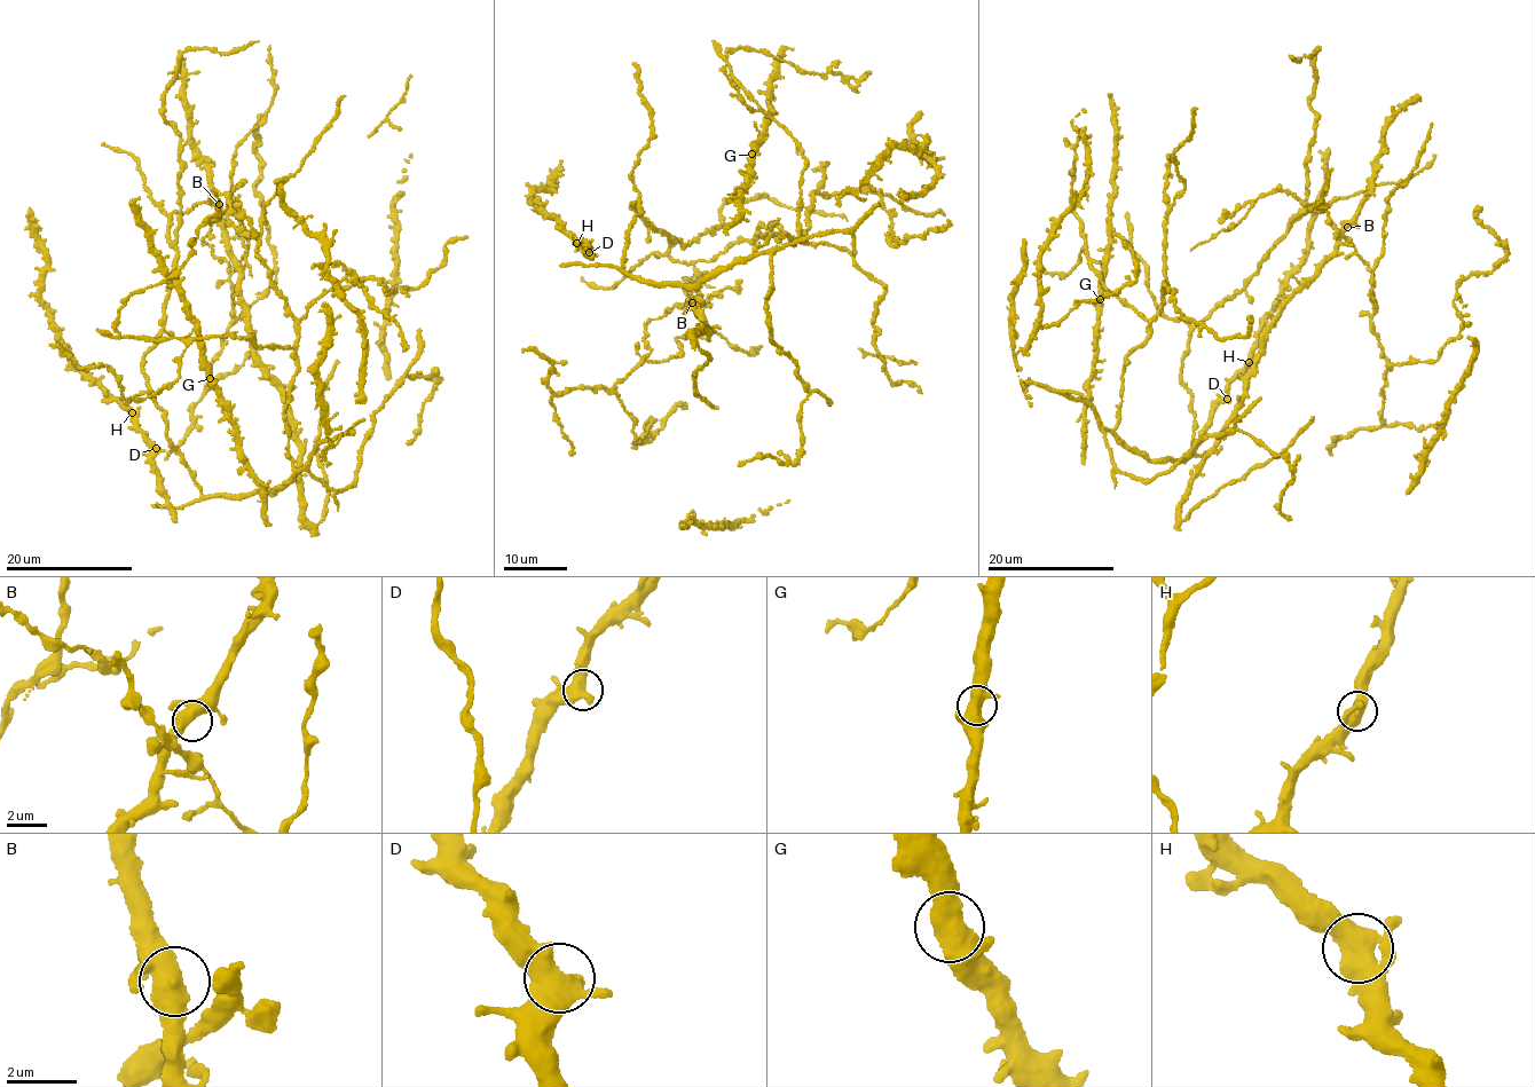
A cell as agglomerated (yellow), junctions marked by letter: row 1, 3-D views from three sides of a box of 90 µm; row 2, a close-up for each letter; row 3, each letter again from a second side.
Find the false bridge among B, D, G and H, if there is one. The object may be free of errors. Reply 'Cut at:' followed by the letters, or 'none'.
Cut at: none

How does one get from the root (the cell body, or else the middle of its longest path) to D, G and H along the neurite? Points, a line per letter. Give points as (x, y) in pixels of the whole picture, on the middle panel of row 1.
D: (638, 212), (632, 218), (626, 237), (622, 268), (590, 264), (589, 246), (585, 249), (589, 252)
G: (638, 212), (622, 273), (662, 284), (695, 286), (777, 231), (793, 243), (804, 158), (764, 115), (752, 154)
H: (638, 212), (627, 234), (619, 270), (590, 264), (590, 245), (580, 239), (576, 244)

